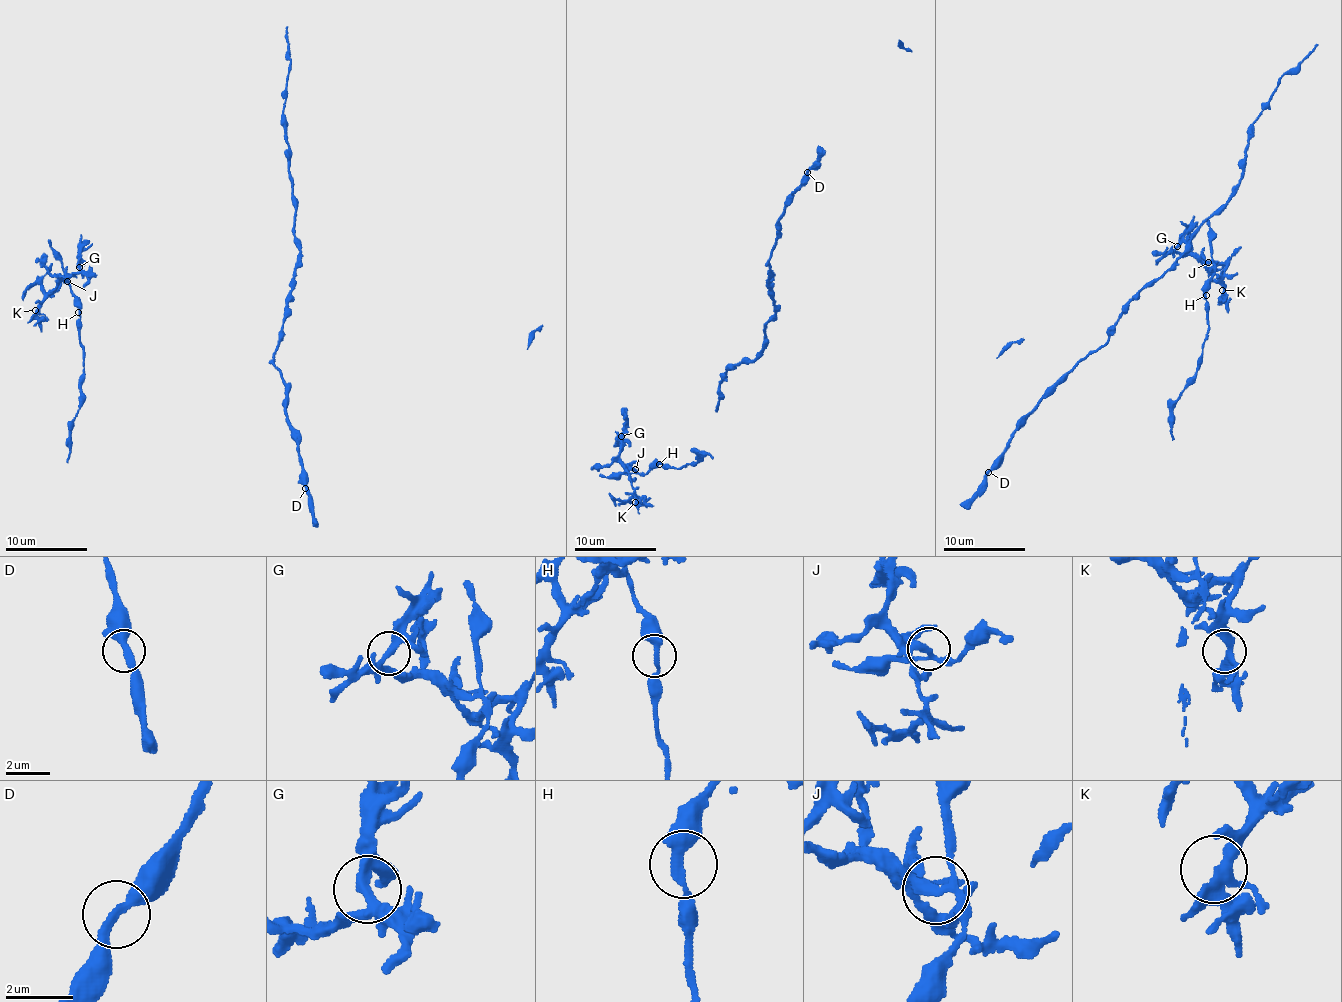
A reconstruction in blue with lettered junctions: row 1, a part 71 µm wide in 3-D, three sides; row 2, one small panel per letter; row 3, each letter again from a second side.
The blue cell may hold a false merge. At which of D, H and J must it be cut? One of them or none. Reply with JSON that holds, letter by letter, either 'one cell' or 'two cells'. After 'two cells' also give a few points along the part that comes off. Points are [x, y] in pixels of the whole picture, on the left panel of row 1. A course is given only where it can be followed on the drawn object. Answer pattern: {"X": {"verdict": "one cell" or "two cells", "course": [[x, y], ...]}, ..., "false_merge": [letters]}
{"D": {"verdict": "one cell"}, "H": {"verdict": "one cell"}, "J": {"verdict": "two cells", "course": [[67, 281], [63, 282], [60, 275], [69, 277], [78, 271], [80, 234]]}, "false_merge": ["J"]}

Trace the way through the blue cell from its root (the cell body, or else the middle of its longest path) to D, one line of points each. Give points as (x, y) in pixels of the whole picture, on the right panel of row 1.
D: (1134, 295), (1106, 343), (1083, 357), (1064, 380), (1039, 403), (1014, 432), (1003, 457), (988, 472)

